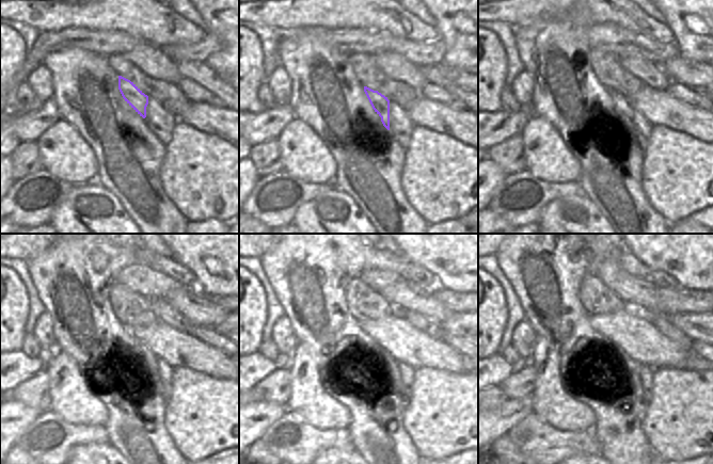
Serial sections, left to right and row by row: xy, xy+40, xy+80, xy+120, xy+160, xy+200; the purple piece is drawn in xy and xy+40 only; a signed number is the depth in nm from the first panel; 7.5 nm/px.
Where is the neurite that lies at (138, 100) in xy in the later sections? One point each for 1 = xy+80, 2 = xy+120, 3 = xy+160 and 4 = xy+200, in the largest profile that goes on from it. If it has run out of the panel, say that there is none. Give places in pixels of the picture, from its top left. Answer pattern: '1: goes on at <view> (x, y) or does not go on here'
1: goes on at xy+80 (624, 110)
2: goes on at xy+120 (149, 360)
3: goes on at xy+160 (391, 365)
4: goes on at xy+200 (633, 402)

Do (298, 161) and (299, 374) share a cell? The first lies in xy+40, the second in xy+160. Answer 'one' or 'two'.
one

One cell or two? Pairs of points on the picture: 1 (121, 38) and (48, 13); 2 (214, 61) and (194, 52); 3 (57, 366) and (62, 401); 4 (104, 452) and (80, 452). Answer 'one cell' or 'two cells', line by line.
1: two cells
2: two cells
3: one cell
4: one cell

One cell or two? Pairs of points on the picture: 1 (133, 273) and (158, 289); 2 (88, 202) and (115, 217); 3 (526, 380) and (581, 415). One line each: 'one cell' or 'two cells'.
1: one cell
2: one cell
3: two cells

